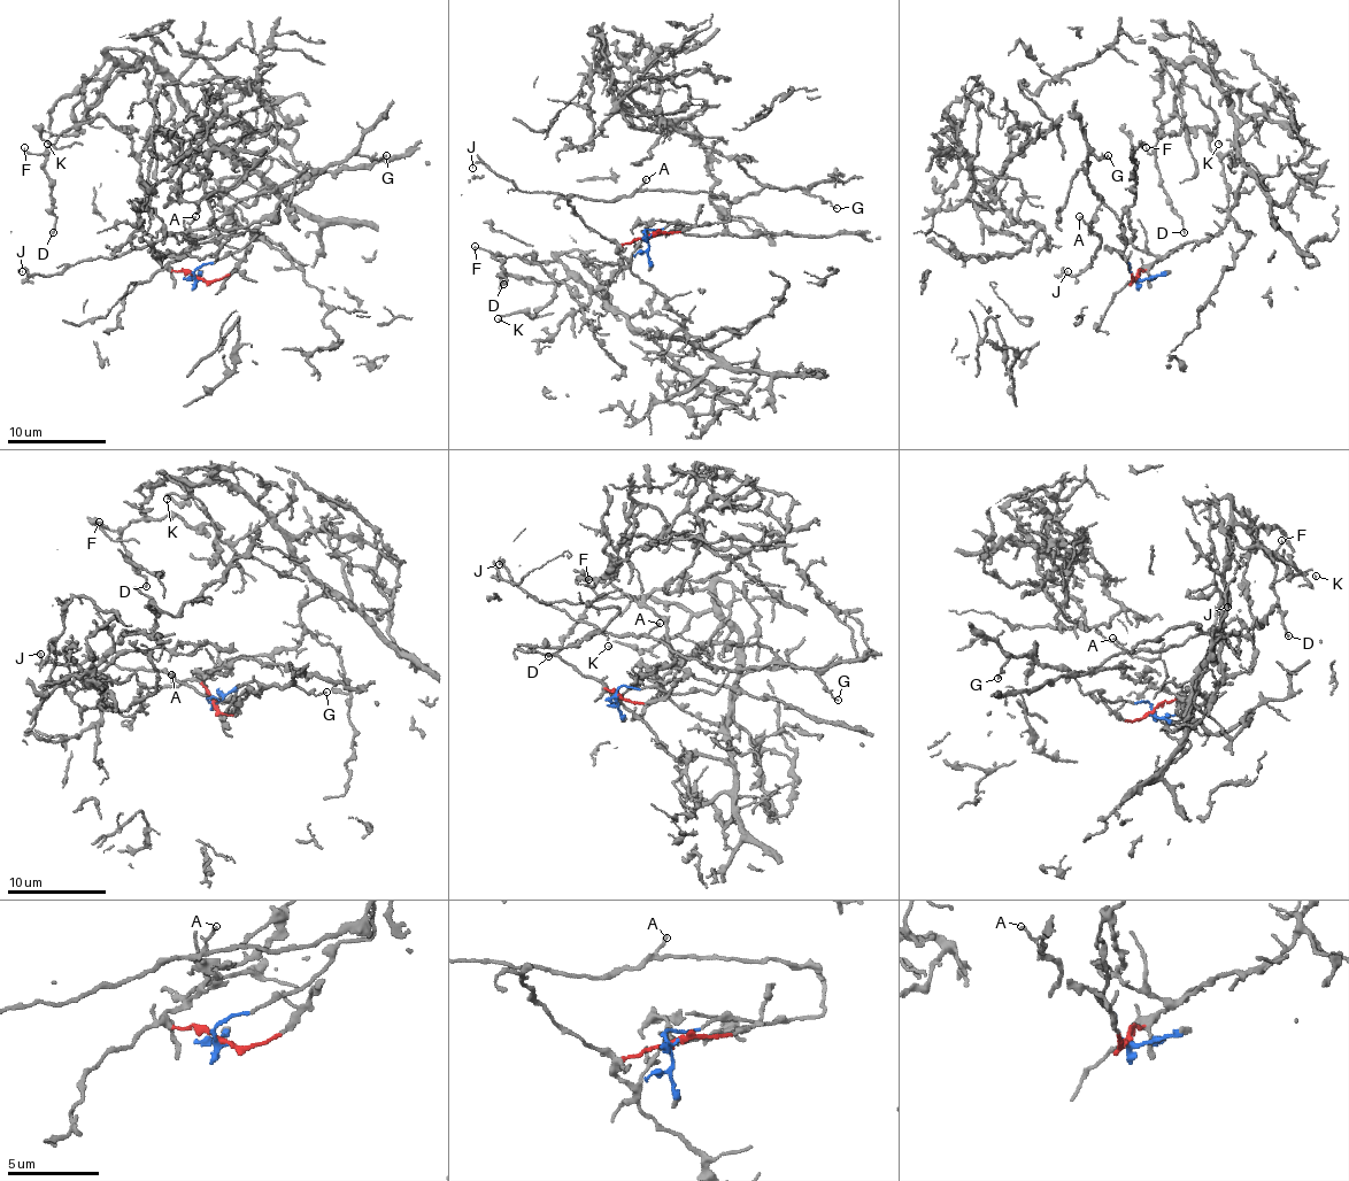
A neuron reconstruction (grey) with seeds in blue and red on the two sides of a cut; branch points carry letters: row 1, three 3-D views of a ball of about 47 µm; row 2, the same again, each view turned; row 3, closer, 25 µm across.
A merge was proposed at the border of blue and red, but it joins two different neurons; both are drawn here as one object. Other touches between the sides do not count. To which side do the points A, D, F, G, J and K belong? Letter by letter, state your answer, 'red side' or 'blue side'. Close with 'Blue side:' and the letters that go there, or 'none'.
A: blue side
D: red side
F: red side
G: blue side
J: blue side
K: red side
Blue side: A, G, J

